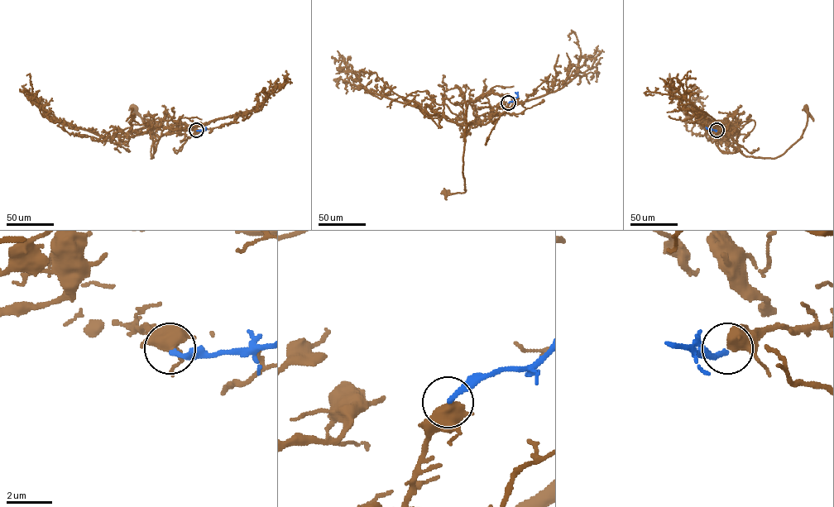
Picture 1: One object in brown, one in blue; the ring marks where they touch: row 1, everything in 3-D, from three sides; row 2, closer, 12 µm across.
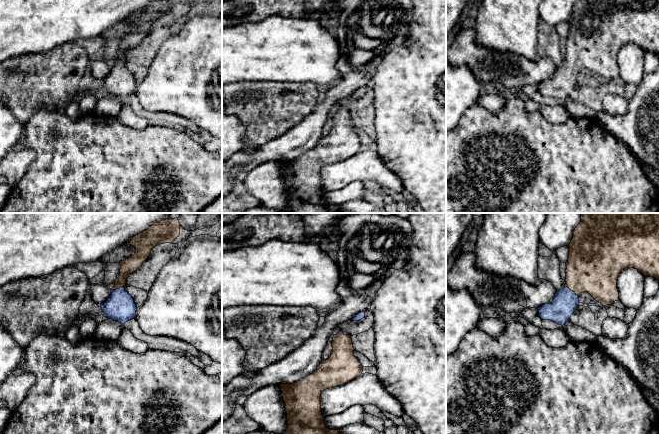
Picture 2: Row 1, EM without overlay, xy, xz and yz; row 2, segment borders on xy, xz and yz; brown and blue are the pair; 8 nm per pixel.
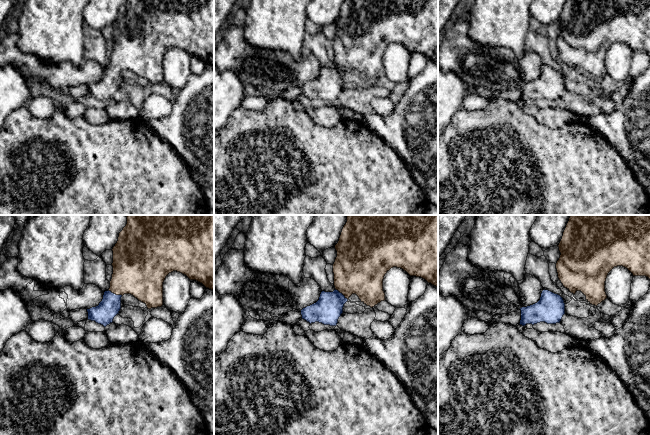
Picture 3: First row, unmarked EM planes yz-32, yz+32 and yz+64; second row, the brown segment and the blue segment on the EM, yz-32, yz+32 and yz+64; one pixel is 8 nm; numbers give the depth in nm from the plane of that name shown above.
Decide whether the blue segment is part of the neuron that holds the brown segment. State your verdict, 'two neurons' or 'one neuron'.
one neuron

